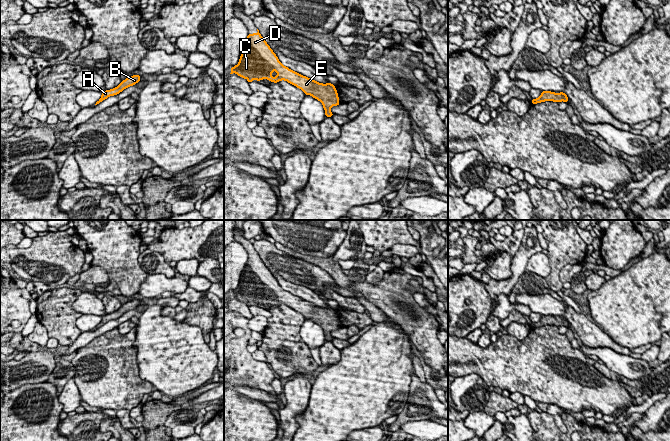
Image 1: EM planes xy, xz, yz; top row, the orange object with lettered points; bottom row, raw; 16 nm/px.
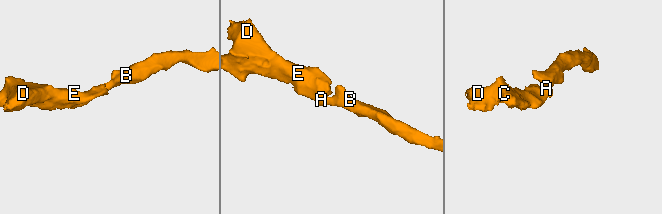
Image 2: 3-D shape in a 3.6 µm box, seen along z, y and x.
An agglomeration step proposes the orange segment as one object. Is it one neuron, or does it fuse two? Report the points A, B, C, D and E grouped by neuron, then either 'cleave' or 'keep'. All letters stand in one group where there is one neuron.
groups A B C D E; keep

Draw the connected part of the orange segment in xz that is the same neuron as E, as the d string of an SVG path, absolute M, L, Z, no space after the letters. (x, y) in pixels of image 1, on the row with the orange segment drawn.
M258 29L257 31L253 34L248 33L239 62L236 66L230 68L230 74L236 73L248 82L266 78L276 84L285 80L301 89L305 95L311 95L320 101L325 110L325 116L332 117L334 114L330 108L340 105L336 87L329 82L327 84L319 83L285 67Z

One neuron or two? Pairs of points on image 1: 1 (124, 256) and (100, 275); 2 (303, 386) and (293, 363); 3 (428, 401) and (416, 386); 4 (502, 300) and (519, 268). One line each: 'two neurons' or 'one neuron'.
1: two neurons
2: two neurons
3: one neuron
4: two neurons

